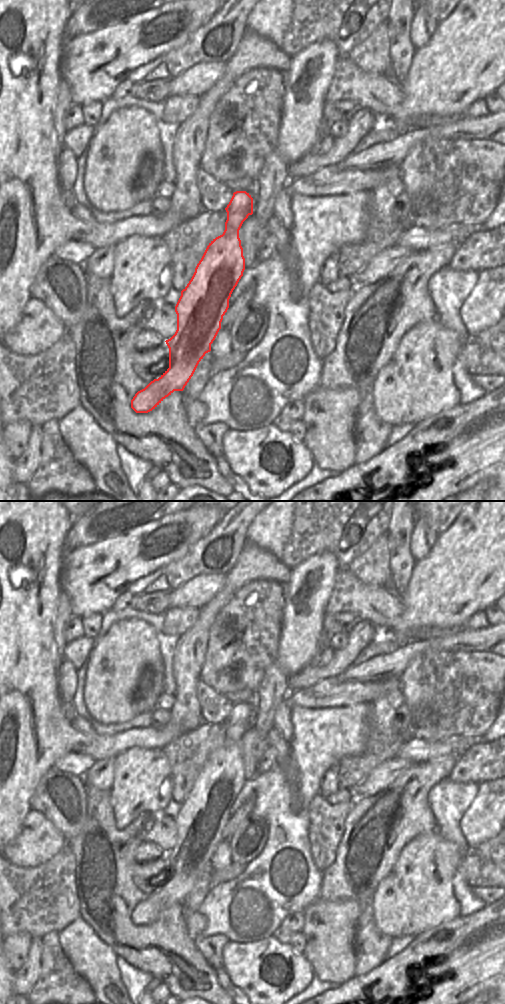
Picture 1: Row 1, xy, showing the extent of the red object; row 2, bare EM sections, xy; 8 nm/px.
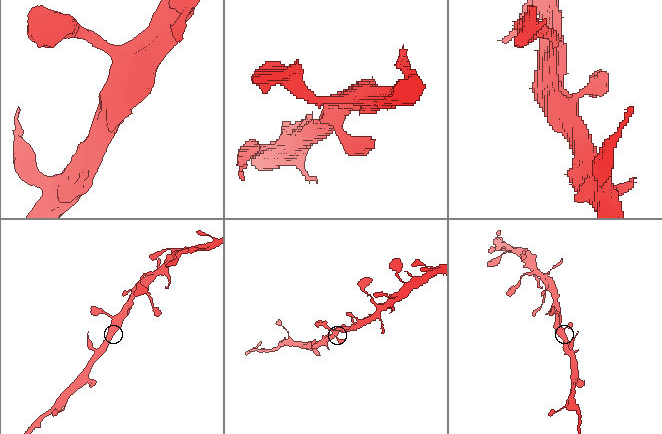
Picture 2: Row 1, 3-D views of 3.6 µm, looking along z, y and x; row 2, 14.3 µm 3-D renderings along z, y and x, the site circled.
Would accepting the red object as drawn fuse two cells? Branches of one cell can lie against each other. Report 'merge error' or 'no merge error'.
no merge error

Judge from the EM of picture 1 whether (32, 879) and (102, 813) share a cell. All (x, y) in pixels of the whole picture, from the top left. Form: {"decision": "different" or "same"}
{"decision": "different"}

